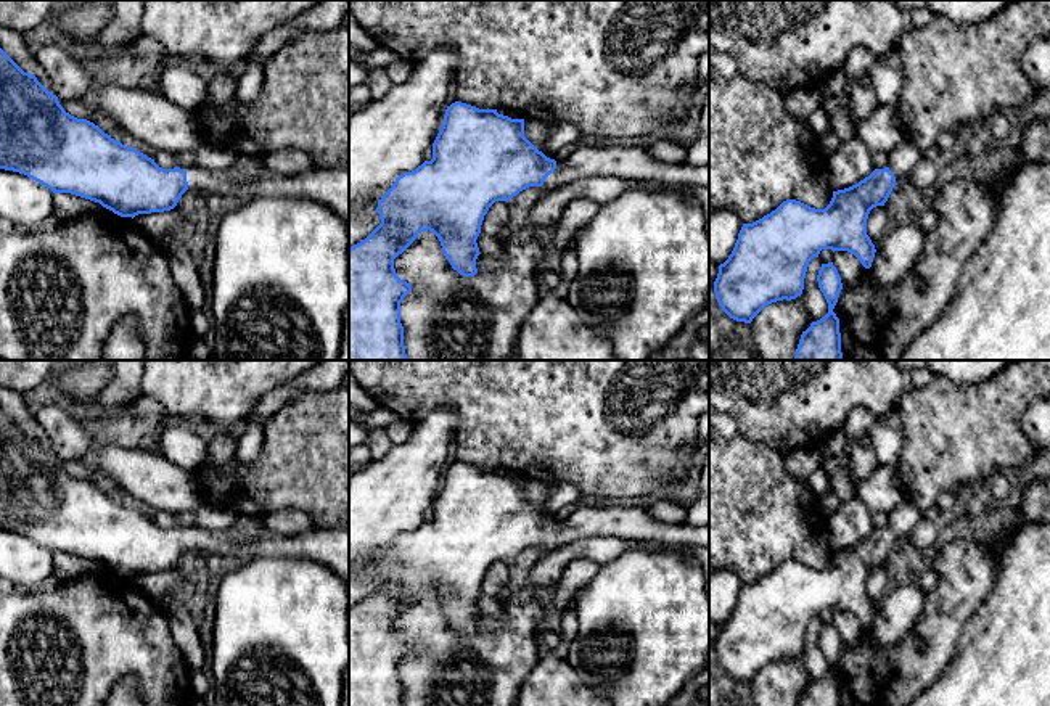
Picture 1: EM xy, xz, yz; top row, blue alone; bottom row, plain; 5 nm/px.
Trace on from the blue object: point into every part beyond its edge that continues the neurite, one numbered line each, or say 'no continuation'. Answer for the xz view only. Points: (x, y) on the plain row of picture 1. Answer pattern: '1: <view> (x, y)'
1: xz (631, 523)

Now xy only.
1: xy (330, 547)

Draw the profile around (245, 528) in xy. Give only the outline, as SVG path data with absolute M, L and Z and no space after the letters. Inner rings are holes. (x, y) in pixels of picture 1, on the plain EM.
M238 518L233 524L236 540L256 540L265 529L257 518Z

